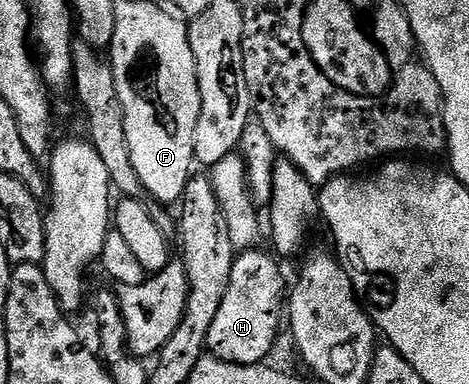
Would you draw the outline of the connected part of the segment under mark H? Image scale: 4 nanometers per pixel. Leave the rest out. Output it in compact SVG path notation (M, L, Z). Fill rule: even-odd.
M244 249L237 254L226 297L222 297L214 325L210 325L207 354L227 363L264 363L280 335L280 318L283 320L286 315L284 275L271 254L268 256L266 252L256 250Z

